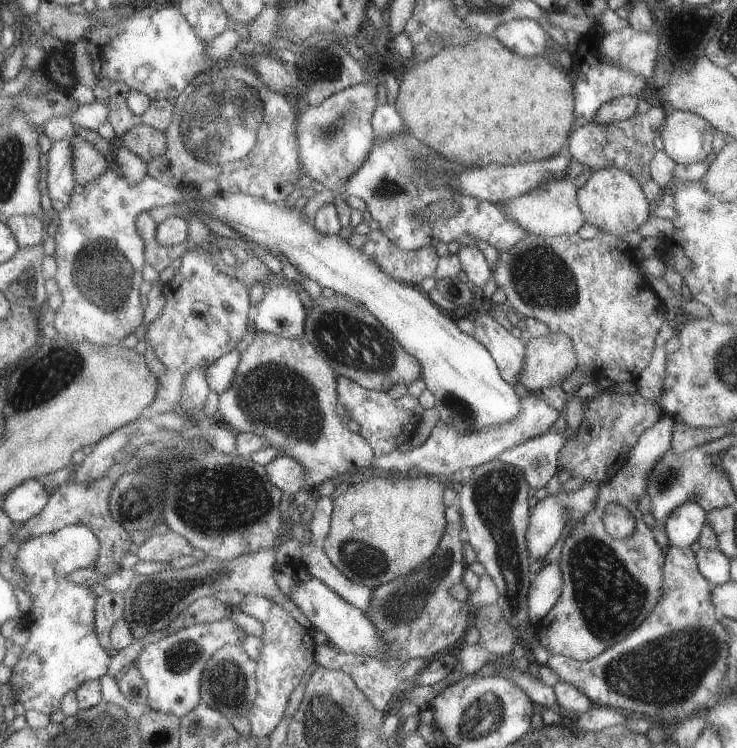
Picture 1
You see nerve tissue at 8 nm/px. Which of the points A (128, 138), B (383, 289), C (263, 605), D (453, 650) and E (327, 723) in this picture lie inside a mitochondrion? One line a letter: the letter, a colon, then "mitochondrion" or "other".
A: other
B: other
C: other
D: other
E: mitochondrion

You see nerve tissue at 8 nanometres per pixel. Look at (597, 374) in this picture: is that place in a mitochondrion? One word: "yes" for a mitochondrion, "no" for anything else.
no

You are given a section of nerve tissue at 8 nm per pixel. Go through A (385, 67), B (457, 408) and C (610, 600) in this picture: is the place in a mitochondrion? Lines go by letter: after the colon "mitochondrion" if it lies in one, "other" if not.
A: other
B: mitochondrion
C: mitochondrion

